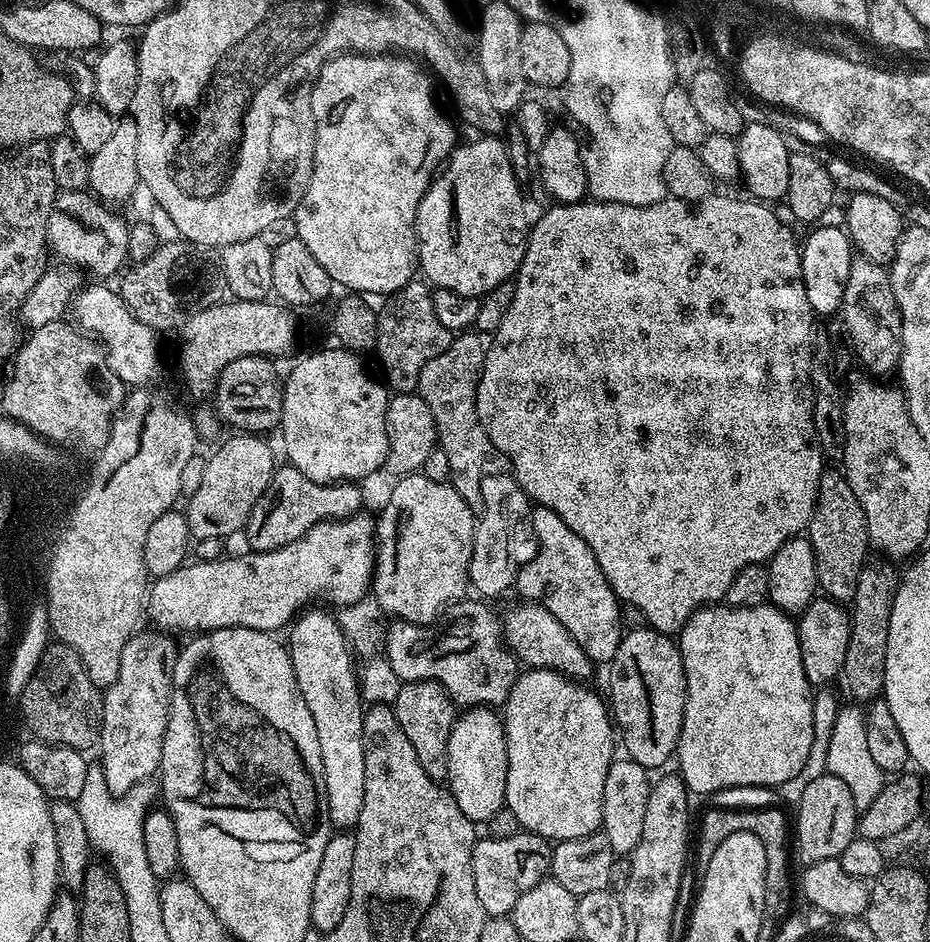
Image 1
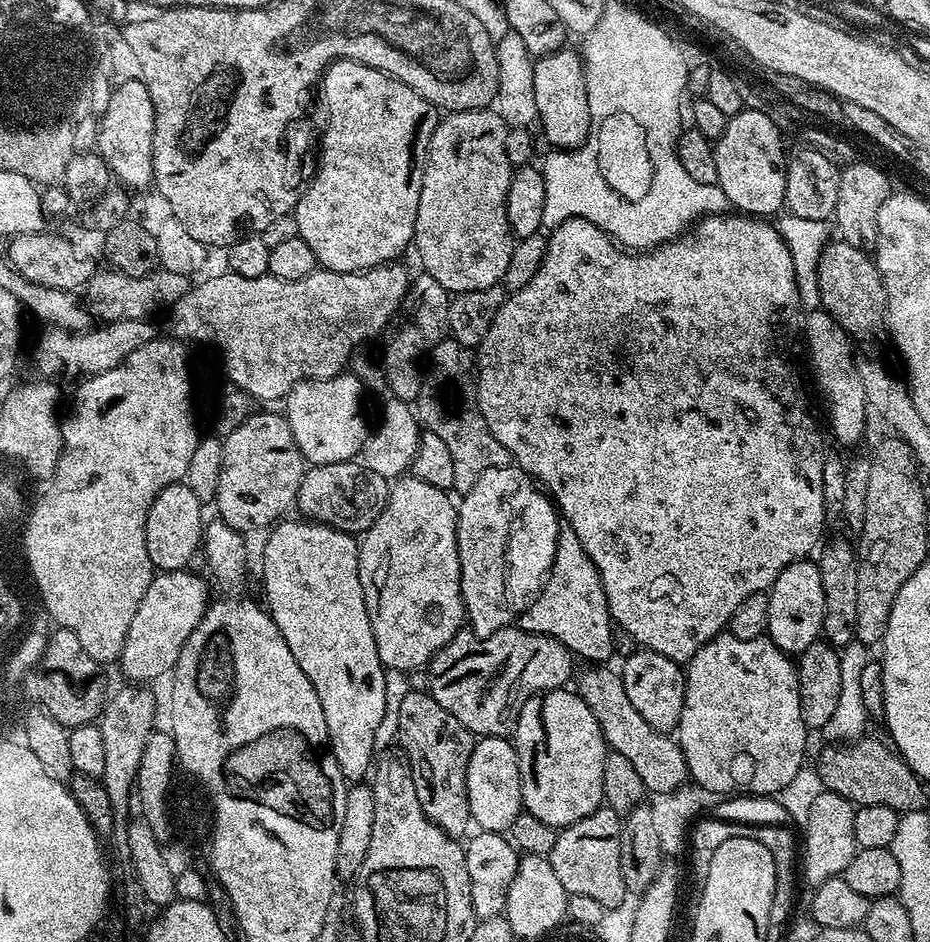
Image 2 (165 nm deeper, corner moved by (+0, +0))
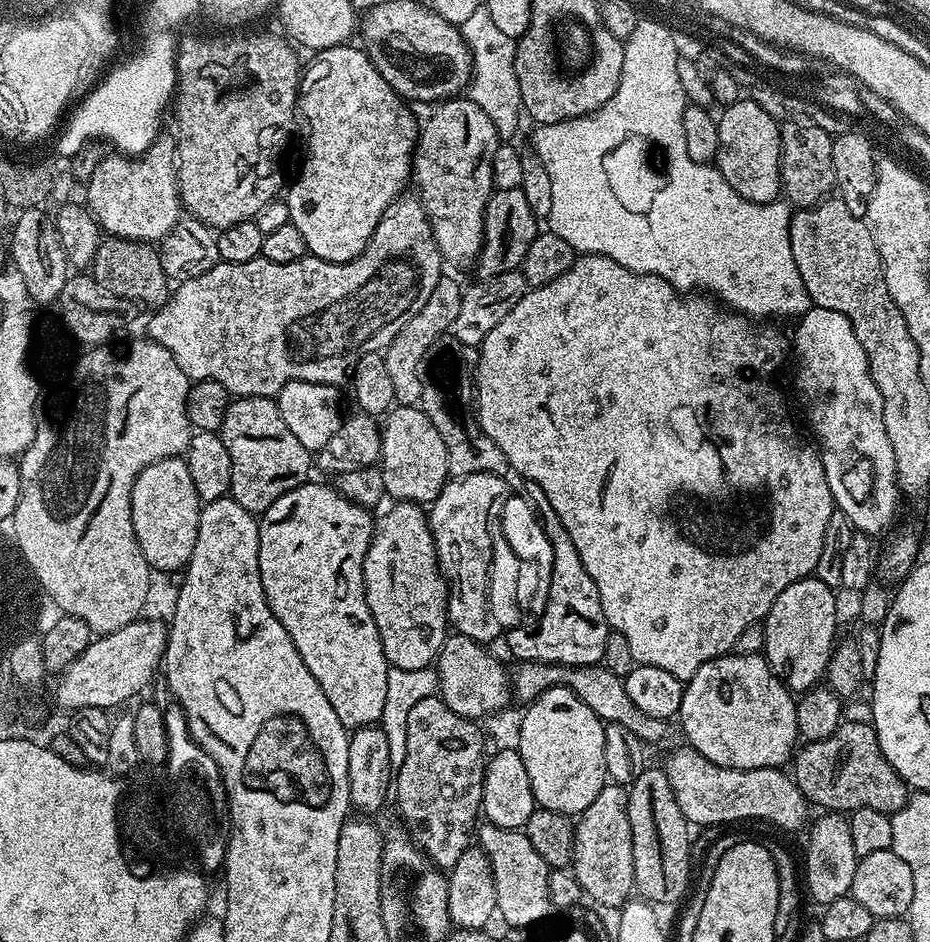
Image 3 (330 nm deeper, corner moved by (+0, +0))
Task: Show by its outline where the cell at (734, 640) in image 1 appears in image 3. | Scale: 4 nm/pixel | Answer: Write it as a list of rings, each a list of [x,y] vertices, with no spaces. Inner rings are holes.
[[[729,654],[706,662],[685,683],[679,720],[692,749],[727,768],[780,768],[793,759],[798,744],[796,700],[760,654]]]

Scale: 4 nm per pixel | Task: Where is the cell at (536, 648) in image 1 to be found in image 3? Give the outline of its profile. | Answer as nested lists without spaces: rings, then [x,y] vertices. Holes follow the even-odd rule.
[[[691,746],[683,747],[674,749],[662,761],[662,767],[674,790],[674,798],[689,825],[736,824],[739,820],[765,820],[784,832],[796,832],[809,823],[810,805],[789,773],[787,776],[780,768],[742,770],[718,766],[695,752]]]

